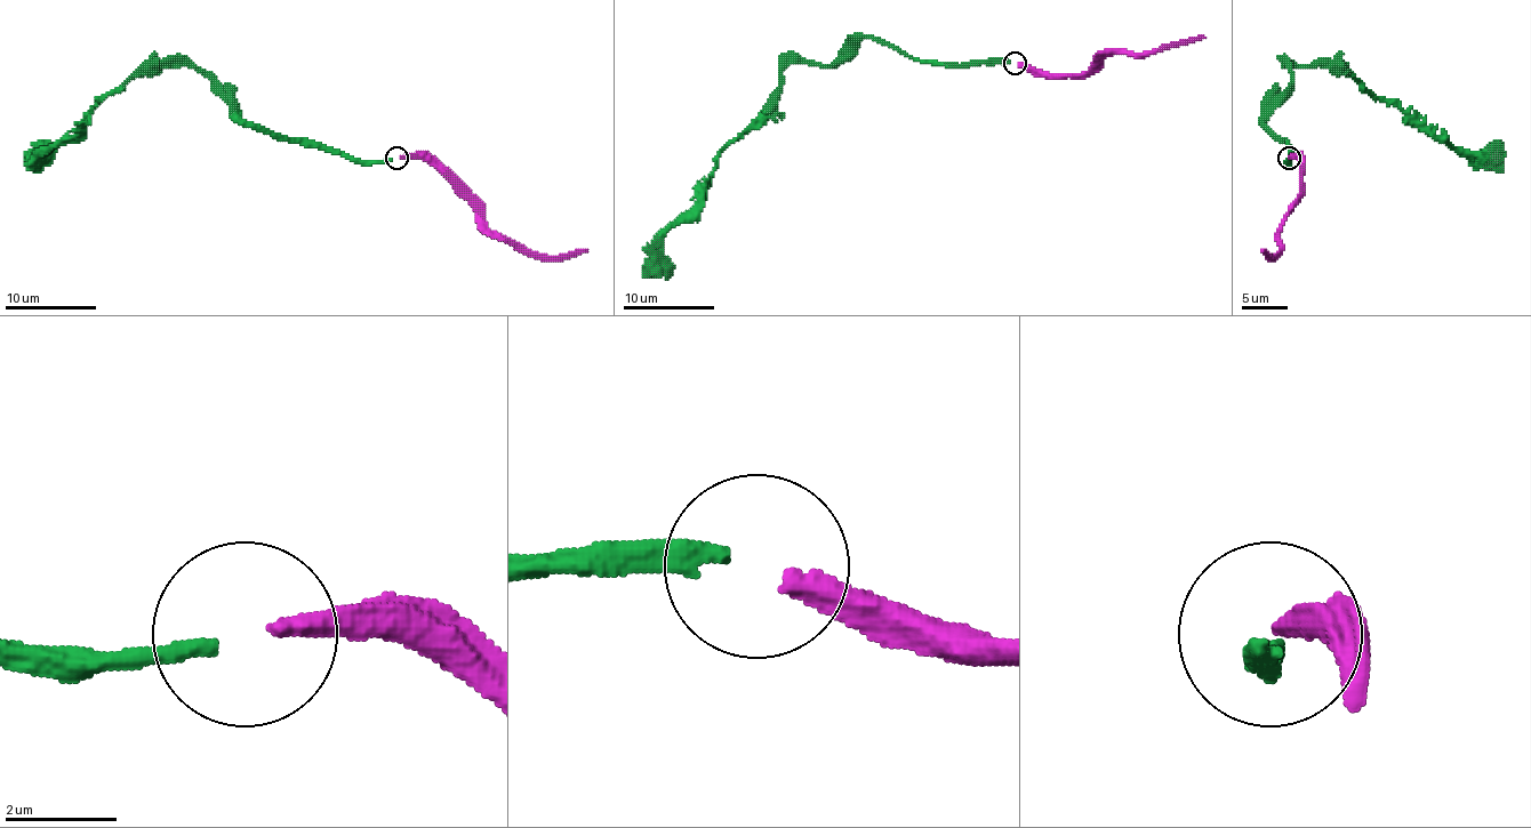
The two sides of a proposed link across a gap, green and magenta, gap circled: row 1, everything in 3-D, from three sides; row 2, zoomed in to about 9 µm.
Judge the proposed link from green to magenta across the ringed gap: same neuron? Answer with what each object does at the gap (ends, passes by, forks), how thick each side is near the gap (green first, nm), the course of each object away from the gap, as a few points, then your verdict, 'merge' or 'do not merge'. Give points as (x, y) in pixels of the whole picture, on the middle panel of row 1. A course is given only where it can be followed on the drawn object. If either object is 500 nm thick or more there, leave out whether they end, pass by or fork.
green ends; magenta ends; calibres 300 and 380 nm; course green (1009, 63), (923, 63), (866, 38), (832, 65), (791, 63), (782, 93), (720, 154), (642, 276); course magenta (1018, 63), (1050, 74), (1084, 74), (1109, 54), (1146, 54), (1205, 38); merge

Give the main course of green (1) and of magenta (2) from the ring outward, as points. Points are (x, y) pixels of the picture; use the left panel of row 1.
1: (391, 158), (350, 160), (248, 125), (214, 83), (184, 63), (143, 65), (99, 102), (74, 136), (24, 160)
2: (400, 157), (416, 157), (432, 162), (491, 231), (528, 249), (548, 256), (569, 256), (587, 249)

